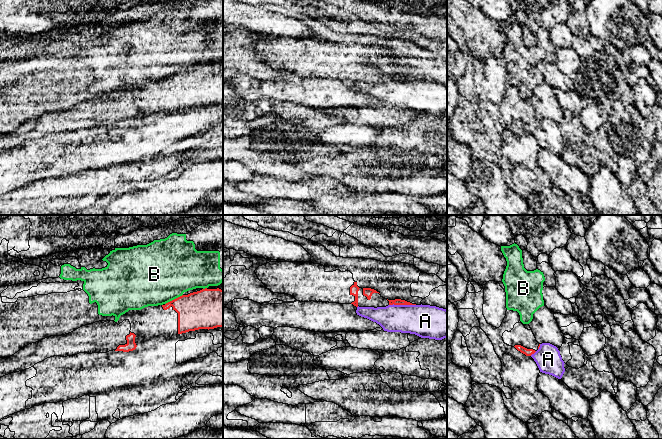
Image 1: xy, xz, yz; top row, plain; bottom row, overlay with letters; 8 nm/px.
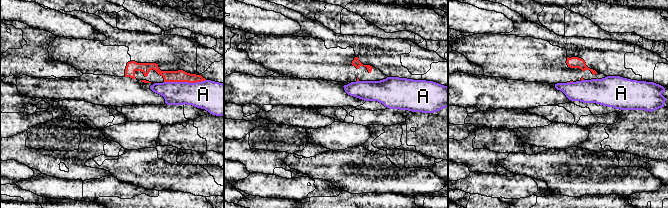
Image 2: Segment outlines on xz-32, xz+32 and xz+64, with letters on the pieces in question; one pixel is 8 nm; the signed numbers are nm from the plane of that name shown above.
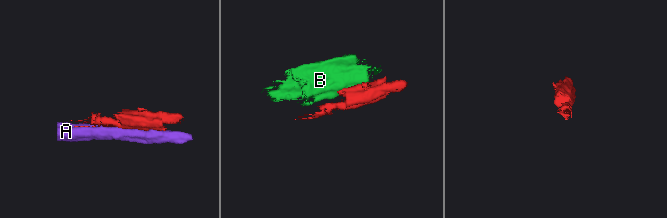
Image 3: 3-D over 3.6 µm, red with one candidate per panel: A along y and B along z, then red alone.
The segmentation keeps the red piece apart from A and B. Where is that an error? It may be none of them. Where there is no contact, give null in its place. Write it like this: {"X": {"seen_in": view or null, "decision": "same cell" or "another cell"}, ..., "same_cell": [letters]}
{"A": {"seen_in": "xz", "decision": "another cell"}, "B": {"seen_in": "xy", "decision": "another cell"}, "same_cell": []}

